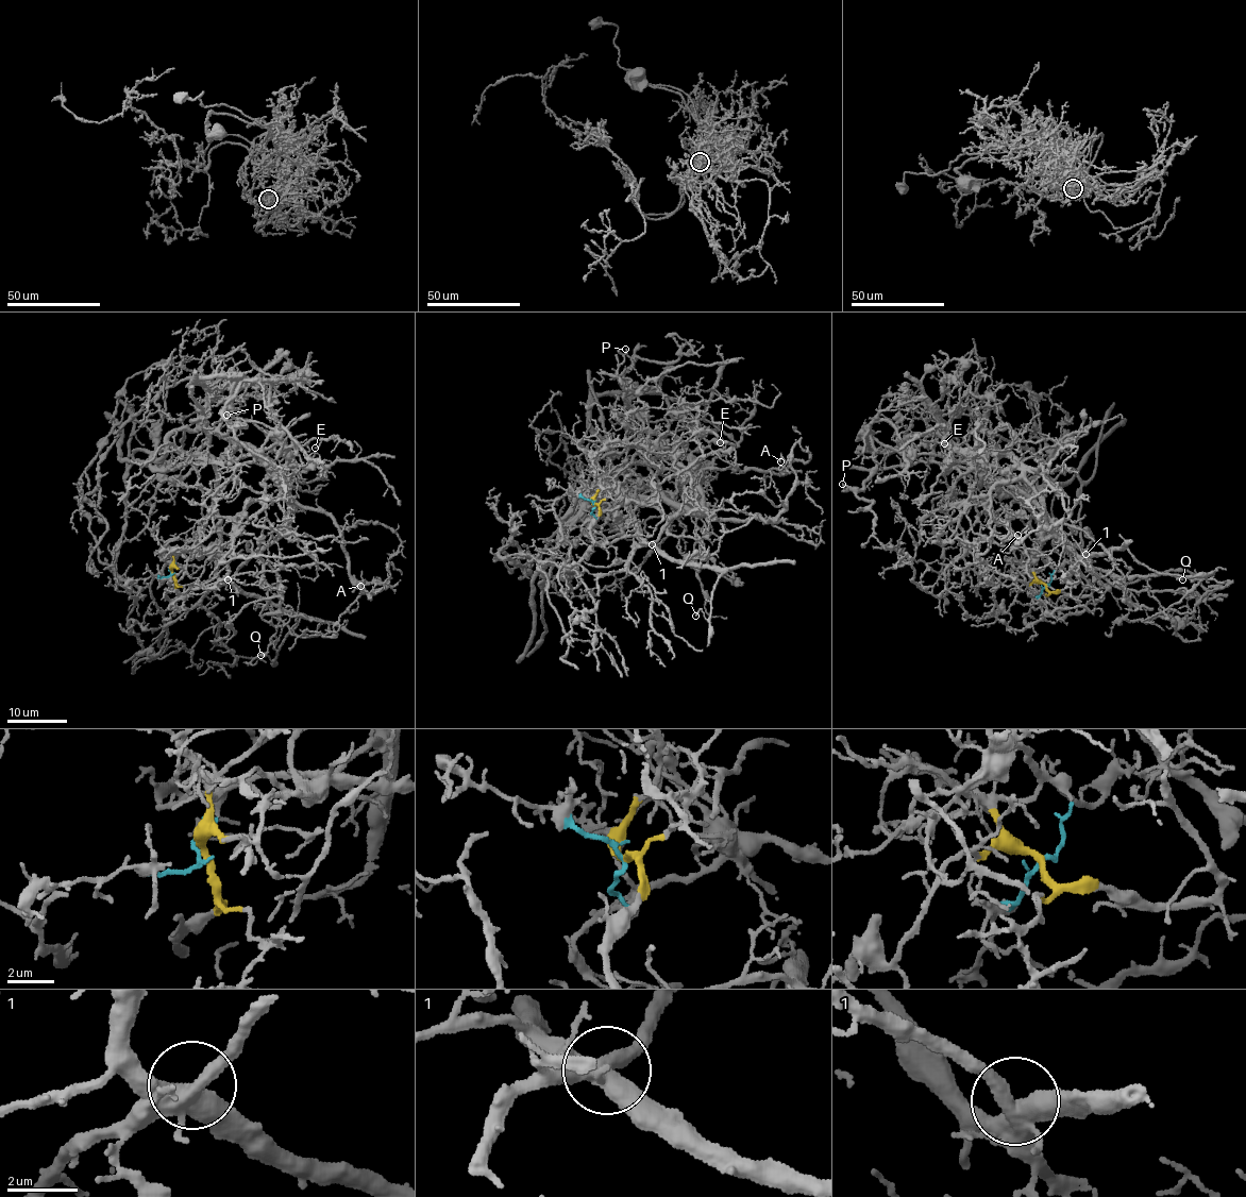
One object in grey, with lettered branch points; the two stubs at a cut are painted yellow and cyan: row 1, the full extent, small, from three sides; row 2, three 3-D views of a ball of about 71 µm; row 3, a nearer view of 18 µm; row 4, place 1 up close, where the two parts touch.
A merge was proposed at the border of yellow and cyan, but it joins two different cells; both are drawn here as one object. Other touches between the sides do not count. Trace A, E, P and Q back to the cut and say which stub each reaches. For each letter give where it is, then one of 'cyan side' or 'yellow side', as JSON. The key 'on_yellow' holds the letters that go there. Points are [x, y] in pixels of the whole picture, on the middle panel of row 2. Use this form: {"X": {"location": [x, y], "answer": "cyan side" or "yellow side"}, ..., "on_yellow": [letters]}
{"A": {"location": [780, 461], "answer": "cyan side"}, "E": {"location": [720, 442], "answer": "cyan side"}, "P": {"location": [625, 349], "answer": "cyan side"}, "Q": {"location": [695, 616], "answer": "yellow side"}, "on_yellow": ["Q"]}

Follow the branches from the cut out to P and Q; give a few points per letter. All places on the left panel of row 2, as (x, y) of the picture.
P: (172, 574), (182, 553), (200, 553), (190, 460), (239, 424), (229, 401), (231, 428), (226, 414)
Q: (172, 574), (175, 587), (165, 596), (170, 600), (219, 577), (291, 610), (299, 619), (276, 658), (261, 655)

